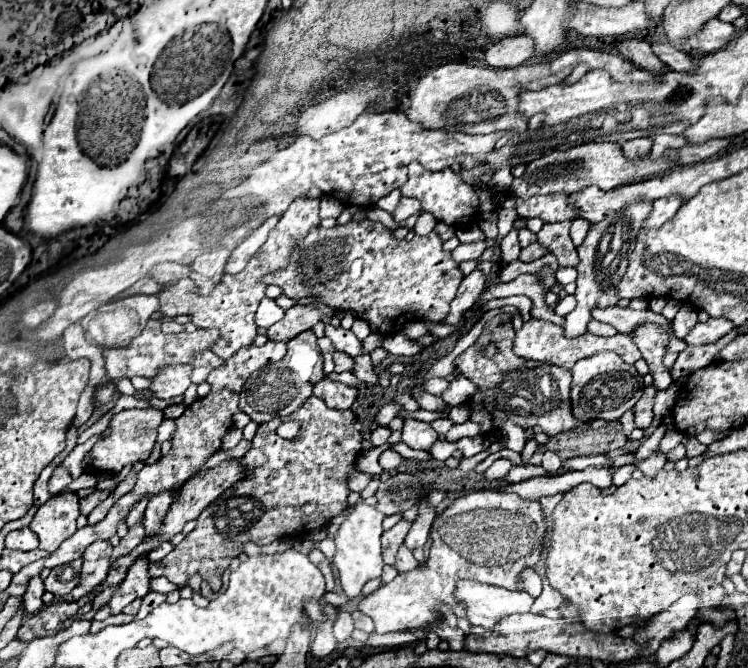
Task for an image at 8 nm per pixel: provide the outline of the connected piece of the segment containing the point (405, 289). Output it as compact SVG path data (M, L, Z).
M351 220L343 226L333 228L313 228L311 234L297 242L289 264L279 272L267 274L265 284L275 284L283 290L285 296L301 300L301 298L317 298L317 302L331 306L333 310L353 310L359 320L365 320L371 326L371 332L381 336L391 336L401 332L401 326L415 320L441 322L449 314L449 304L457 294L457 288L463 280L459 264L451 258L451 252L441 248L441 238L433 230L427 236L415 236L413 240L397 240L389 228L371 220Z

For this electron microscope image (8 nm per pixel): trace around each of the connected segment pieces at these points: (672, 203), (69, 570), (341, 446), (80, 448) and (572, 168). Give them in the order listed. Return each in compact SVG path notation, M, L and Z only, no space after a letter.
M657 198L657 202L653 202L653 212L649 214L649 218L645 220L643 228L659 228L663 226L667 220L673 218L673 214L679 210L679 206L683 204L683 198Z
M77 558L65 566L55 566L51 574L45 578L45 590L55 596L67 596L79 584L81 564L83 560Z
M311 396L289 420L301 424L299 434L291 440L275 432L281 418L259 426L251 450L241 458L245 478L235 482L201 512L197 528L189 532L171 554L149 564L151 578L165 576L183 588L193 574L201 574L213 592L217 592L221 586L219 574L225 570L221 562L239 556L245 542L265 546L285 536L313 532L327 526L333 516L347 508L347 474L355 472L355 462L361 454L361 434L355 428L353 410L331 410L321 398Z
M97 436L89 438L89 440L87 440L87 442L83 442L83 444L77 444L77 446L69 452L69 456L63 460L63 466L69 466L73 480L81 476L81 460L83 460L83 456L93 448L93 444L95 444L95 442L97 442Z
M589 142L589 144L575 146L567 152L555 150L553 154L545 154L529 162L525 174L513 180L509 194L517 194L517 198L531 198L531 196L553 194L553 192L573 194L585 186L599 186L601 190L613 190L621 184L631 184L675 168L677 156L679 156L677 150L665 150L663 156L657 160L651 160L651 154L645 154L639 158L637 164L633 164L629 158L625 158L621 146L615 142Z

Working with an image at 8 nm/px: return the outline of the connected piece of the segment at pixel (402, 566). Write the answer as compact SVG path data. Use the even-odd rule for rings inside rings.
M403 544L401 550L397 552L397 562L395 562L395 568L399 572L409 572L409 570L415 570L419 566L419 562L415 560L415 556L411 554L411 550Z

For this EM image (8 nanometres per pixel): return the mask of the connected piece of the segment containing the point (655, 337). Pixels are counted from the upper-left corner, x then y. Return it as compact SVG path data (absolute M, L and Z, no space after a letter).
M637 326L631 334L633 344L643 354L643 360L649 364L649 370L653 374L653 384L663 390L669 384L673 384L673 378L669 374L669 368L663 366L663 356L669 346L669 334L661 330L661 326Z

